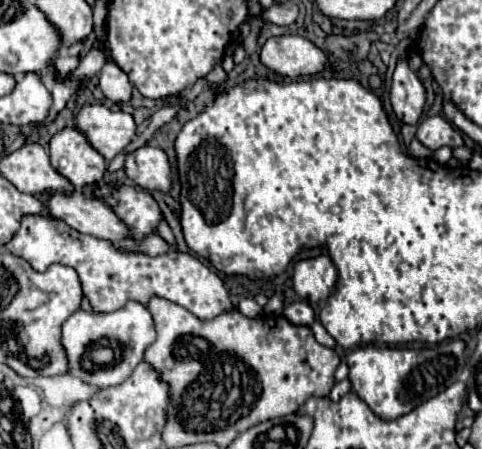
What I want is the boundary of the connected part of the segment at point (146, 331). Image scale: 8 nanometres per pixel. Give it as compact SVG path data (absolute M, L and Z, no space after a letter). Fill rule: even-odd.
M129 302L125 308L121 308L117 312L111 312L111 314L93 314L93 312L77 310L65 320L65 324L61 328L61 346L65 348L65 356L69 360L69 374L77 376L77 378L81 378L87 384L93 384L97 388L109 388L109 386L121 384L133 372L133 368L143 360L145 348L149 344L153 344L155 338L157 338L157 332L155 332L153 316L139 302ZM99 338L111 340L121 350L121 358L113 366L105 366L97 372L87 372L87 370L81 368L81 356L83 356L85 348L89 344L97 342Z

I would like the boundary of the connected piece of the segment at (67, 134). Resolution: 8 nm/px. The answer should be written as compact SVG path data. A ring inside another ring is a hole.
M63 128L51 138L51 166L73 186L91 186L105 174L103 156L89 146L85 136L75 128Z

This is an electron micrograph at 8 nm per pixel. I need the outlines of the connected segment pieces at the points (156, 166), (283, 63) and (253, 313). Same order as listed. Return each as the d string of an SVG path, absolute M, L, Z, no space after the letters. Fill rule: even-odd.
M141 146L129 152L125 158L125 174L149 192L167 190L171 184L169 172L171 168L167 154L161 148Z
M277 36L263 44L261 62L277 74L297 78L327 70L329 54L303 36Z
M245 298L245 300L239 302L239 312L245 318L257 318L261 314L261 306L253 298Z

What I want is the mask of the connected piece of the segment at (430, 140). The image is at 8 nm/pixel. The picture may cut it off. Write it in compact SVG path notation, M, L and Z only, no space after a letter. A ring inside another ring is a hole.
M429 116L417 128L417 140L429 150L437 150L441 146L457 148L463 144L461 134L453 128L453 124L443 116Z

